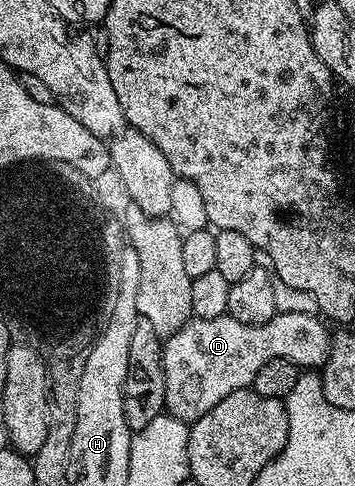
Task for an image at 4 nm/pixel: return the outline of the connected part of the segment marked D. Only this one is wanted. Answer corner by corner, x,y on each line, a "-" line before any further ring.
279,312
270,321
262,325
246,325
233,315
227,314
213,319
188,320
182,329
167,336
162,343
162,358
164,361
164,377
166,393
164,406
167,414
189,425
195,423
198,417
210,413
222,397
230,397
230,393
251,388
254,377
258,377
258,369
266,365
266,361
285,359
301,369
319,369
326,361
326,353
330,349
330,331
323,318
306,313

